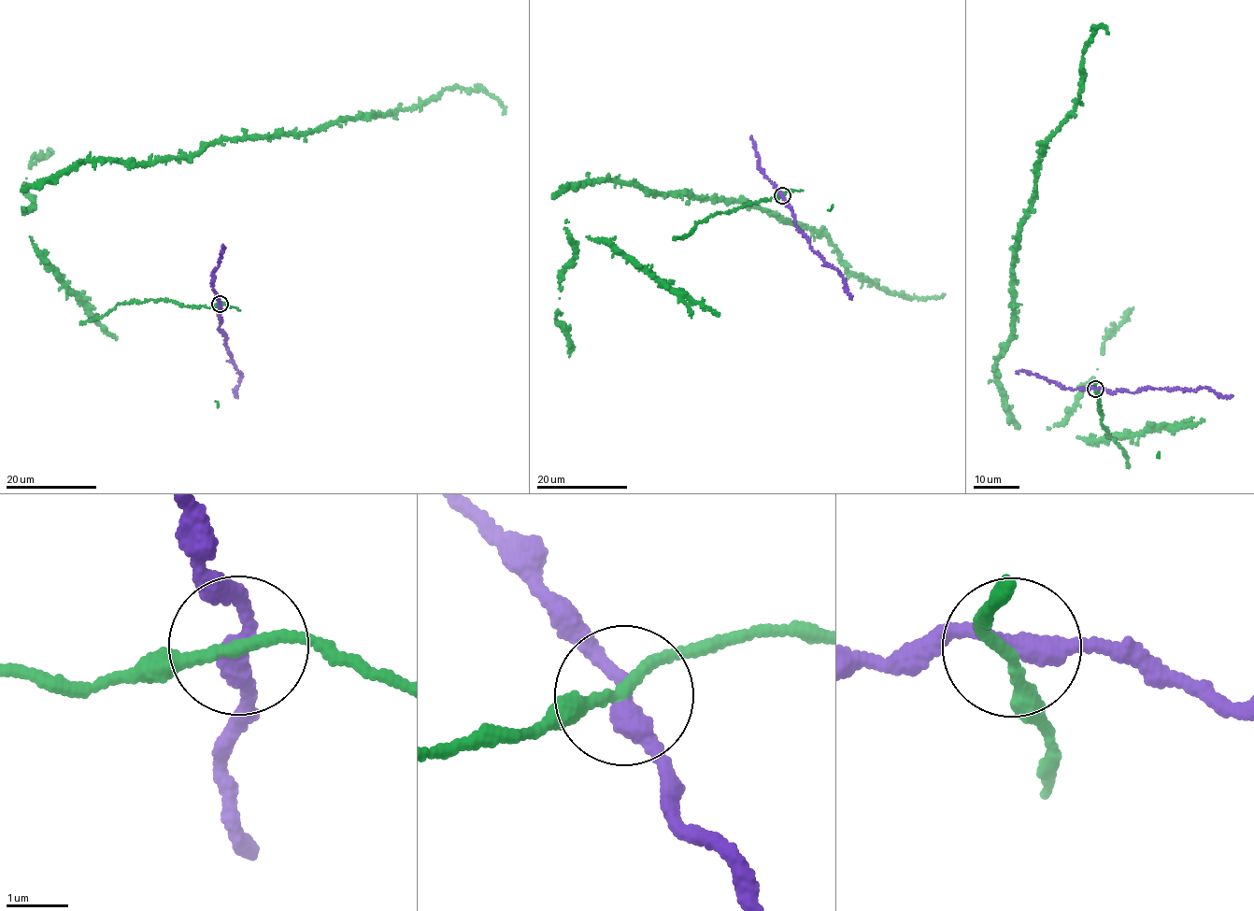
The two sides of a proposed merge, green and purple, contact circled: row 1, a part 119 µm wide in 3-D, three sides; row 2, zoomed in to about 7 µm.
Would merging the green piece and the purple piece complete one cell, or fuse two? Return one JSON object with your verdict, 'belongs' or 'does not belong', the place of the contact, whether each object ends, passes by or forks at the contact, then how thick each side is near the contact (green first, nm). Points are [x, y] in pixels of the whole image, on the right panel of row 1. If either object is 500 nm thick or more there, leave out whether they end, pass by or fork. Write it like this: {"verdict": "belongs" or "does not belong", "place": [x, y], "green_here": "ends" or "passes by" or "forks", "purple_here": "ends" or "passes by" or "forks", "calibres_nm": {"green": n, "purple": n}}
{"verdict": "belongs", "place": [1095, 389], "green_here": "passes by", "purple_here": "passes by", "calibres_nm": {"green": 170, "purple": 300}}

